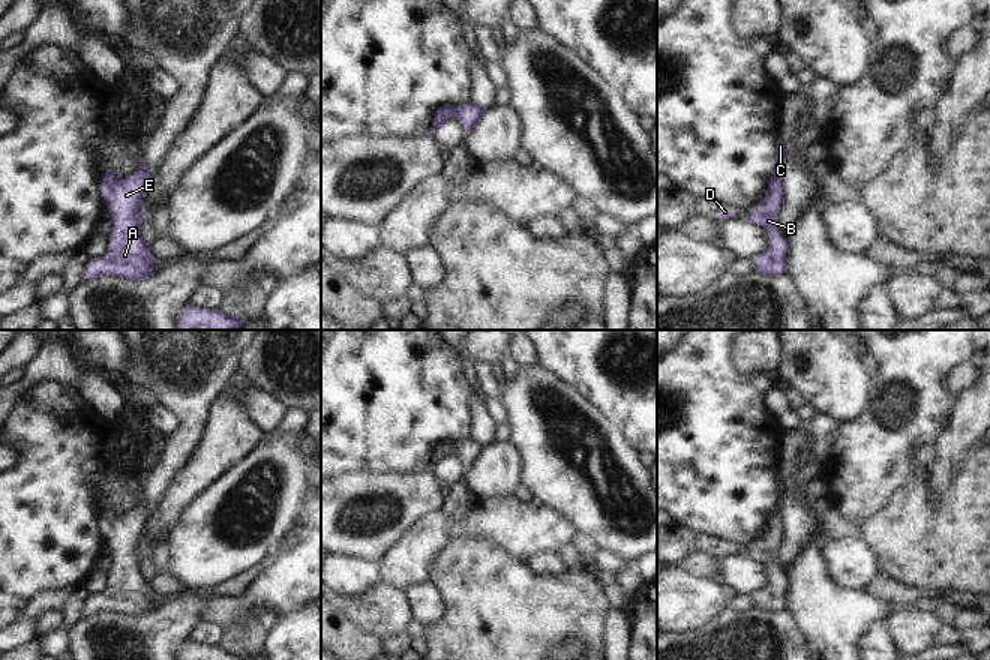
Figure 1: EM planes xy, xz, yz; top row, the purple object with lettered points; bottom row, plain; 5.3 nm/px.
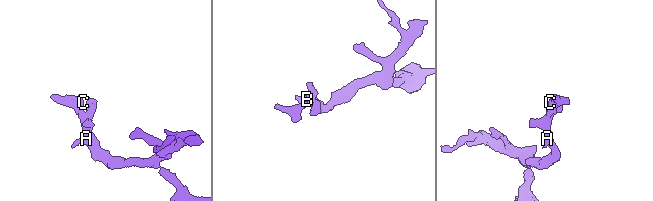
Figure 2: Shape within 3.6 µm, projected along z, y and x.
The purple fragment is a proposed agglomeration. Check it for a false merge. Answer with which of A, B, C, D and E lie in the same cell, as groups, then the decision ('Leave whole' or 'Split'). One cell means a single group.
Groups: A B C D E. Leave whole

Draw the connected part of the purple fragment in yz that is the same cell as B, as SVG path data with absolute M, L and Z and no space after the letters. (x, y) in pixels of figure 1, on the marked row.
M778 140L774 176L764 198L758 206L754 206L753 214L747 218L747 220L764 226L770 236L768 249L754 260L756 270L764 276L777 276L786 273L786 250L789 243L777 232L777 212L783 201L780 183L788 156L789 153L784 148L784 142Z

